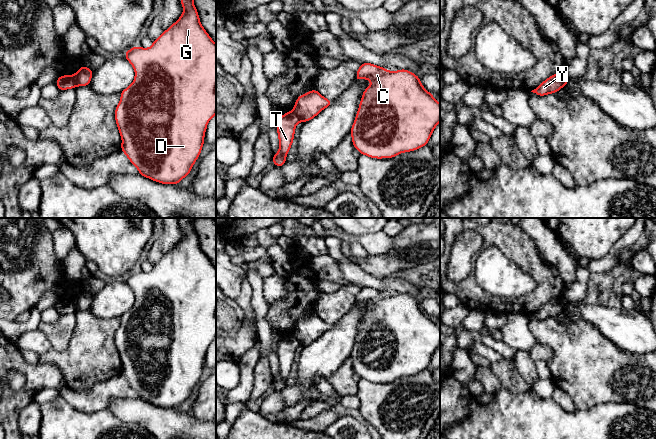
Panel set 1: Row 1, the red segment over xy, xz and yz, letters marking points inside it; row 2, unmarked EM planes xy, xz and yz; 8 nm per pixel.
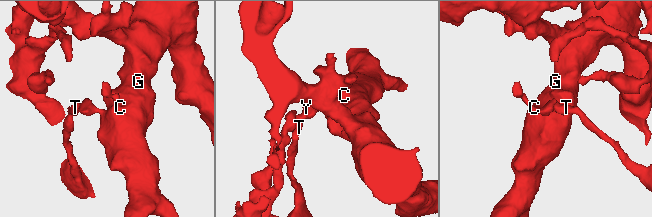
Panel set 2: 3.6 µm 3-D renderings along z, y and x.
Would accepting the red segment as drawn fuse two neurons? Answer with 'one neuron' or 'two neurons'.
two neurons

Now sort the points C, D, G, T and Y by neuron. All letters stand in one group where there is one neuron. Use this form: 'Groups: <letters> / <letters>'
Groups: C D G Y / T

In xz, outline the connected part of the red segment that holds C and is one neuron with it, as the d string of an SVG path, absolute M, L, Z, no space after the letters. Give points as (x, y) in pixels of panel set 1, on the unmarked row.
M361 287L355 304L368 303L371 310L362 319L351 352L352 367L360 378L371 382L392 382L400 377L417 374L428 365L440 346L440 328L411 295L388 295L371 287Z

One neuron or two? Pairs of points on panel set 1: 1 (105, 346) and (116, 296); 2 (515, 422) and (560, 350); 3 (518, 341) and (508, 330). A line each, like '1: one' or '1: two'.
1: two
2: two
3: one

